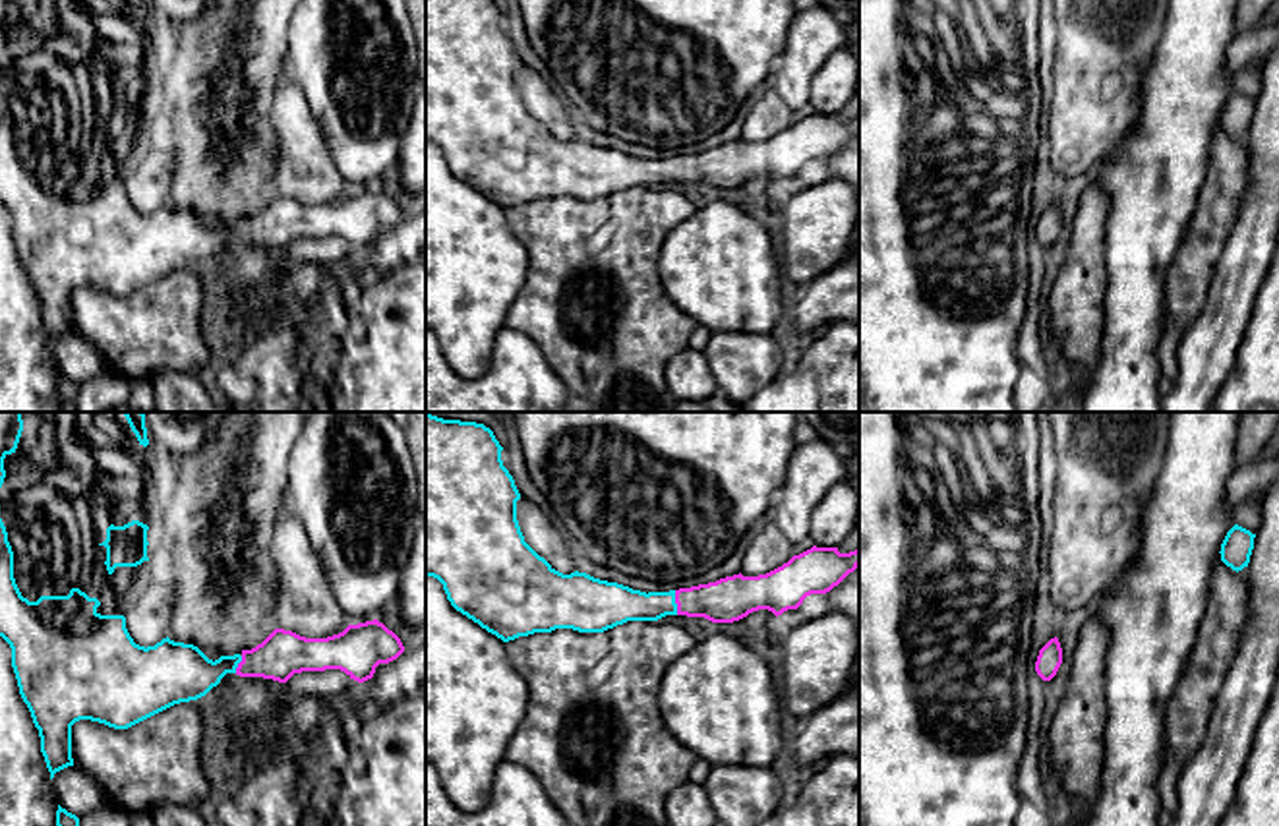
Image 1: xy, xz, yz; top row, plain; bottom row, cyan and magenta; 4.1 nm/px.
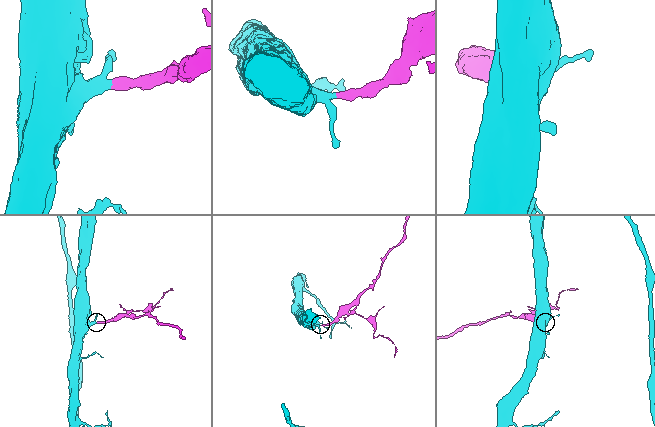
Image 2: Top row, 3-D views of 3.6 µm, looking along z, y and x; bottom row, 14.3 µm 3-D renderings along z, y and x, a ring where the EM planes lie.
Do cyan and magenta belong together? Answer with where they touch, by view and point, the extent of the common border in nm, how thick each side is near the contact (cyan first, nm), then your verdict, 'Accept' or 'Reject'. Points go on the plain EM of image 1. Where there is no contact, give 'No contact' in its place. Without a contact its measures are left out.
Touches cyan at xz (674, 169). Shared border 110 nm. Thickness 180 nm (cyan) against 190 nm. Accept

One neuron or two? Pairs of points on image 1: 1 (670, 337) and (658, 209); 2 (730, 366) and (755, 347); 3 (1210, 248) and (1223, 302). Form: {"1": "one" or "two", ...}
{"1": "one", "2": "one", "3": "two"}

